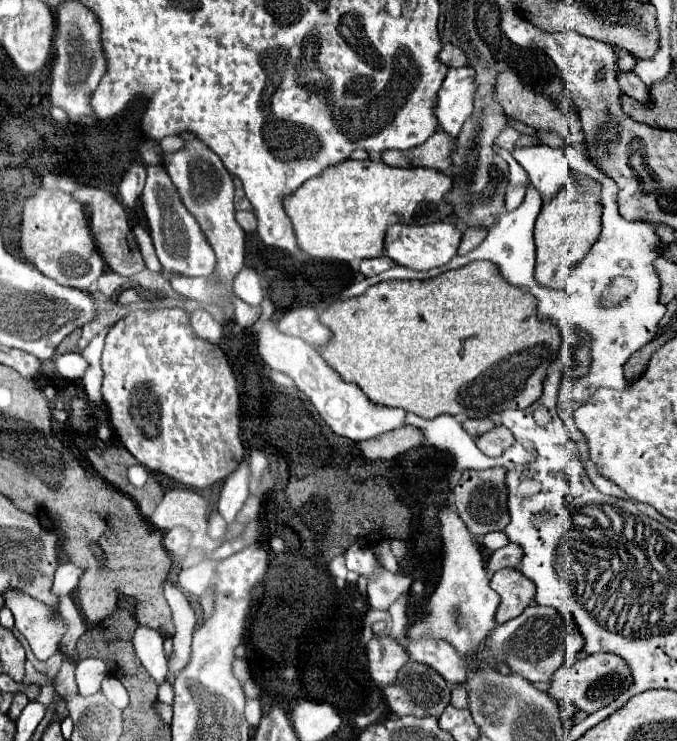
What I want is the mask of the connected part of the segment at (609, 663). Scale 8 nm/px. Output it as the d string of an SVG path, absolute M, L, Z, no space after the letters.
M602 652L602 654L590 654L590 656L582 656L580 660L576 660L572 666L562 666L554 678L552 678L552 686L550 686L550 694L554 698L558 698L564 706L574 706L576 710L582 712L596 712L604 706L608 706L612 700L616 700L622 692L626 692L632 684L632 674L628 664L618 658L616 654L610 652Z

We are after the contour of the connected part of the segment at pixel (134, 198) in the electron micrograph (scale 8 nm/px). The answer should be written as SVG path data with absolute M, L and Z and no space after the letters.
M130 166L130 170L126 172L126 176L122 178L120 188L118 188L122 204L126 208L134 210L134 206L142 194L144 182L146 182L146 168L144 166Z

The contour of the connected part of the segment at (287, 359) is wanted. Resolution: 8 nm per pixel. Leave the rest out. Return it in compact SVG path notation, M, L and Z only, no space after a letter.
M262 316L252 328L258 336L258 354L262 356L262 360L270 368L292 376L296 386L308 396L308 400L314 404L314 408L318 410L318 414L334 434L346 436L354 442L362 442L378 434L396 430L398 426L404 426L404 416L406 416L404 410L382 406L366 398L366 394L354 382L346 382L340 374L336 374L334 368L330 368L326 360L304 340L278 332L278 328Z

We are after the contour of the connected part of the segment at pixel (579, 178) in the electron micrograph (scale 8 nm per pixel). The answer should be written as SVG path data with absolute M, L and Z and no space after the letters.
M574 174L574 184L562 188L556 196L542 204L536 220L536 280L550 288L564 288L572 266L590 250L600 234L600 202L602 186L584 174Z

